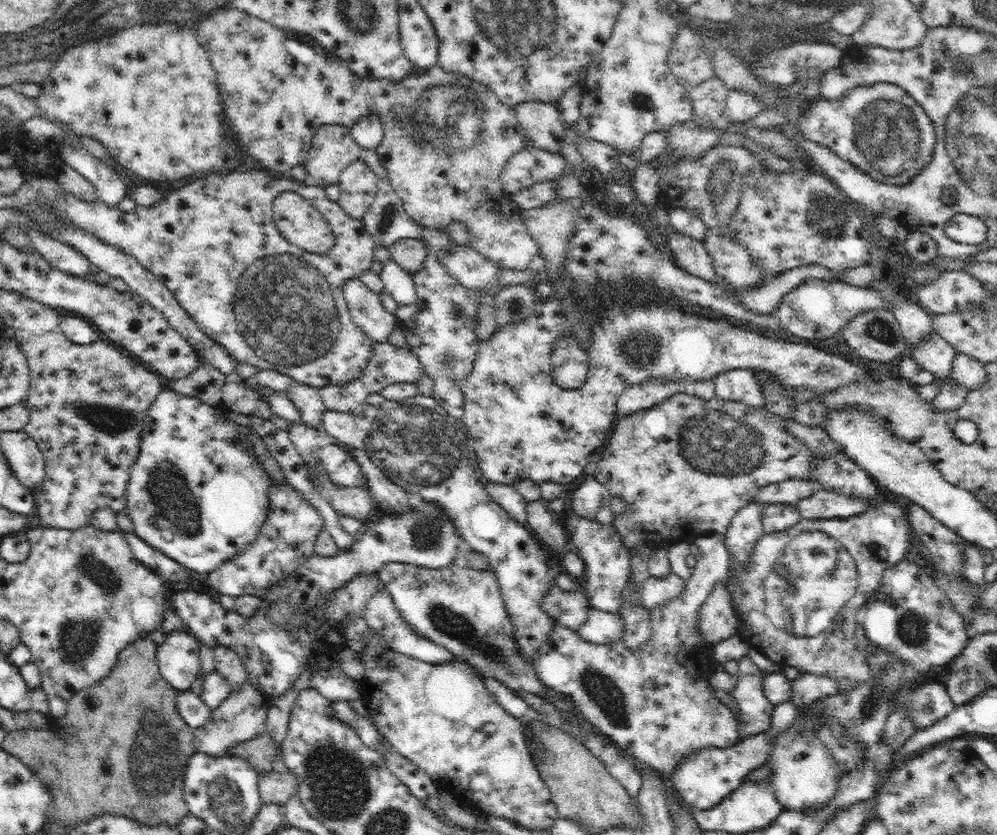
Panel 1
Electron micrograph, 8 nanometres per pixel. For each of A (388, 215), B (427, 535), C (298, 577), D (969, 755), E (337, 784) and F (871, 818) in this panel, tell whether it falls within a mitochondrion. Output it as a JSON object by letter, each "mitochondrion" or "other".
{"A":"mitochondrion","B":"mitochondrion","C":"other","D":"other","E":"mitochondrion","F":"other"}

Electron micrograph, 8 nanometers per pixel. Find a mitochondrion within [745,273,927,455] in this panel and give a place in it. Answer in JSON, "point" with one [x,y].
{"point":[878,329]}

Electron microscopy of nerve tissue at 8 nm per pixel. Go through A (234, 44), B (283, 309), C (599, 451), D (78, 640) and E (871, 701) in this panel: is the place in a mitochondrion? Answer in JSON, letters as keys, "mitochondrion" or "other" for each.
{"A":"other","B":"mitochondrion","C":"other","D":"mitochondrion","E":"mitochondrion"}

